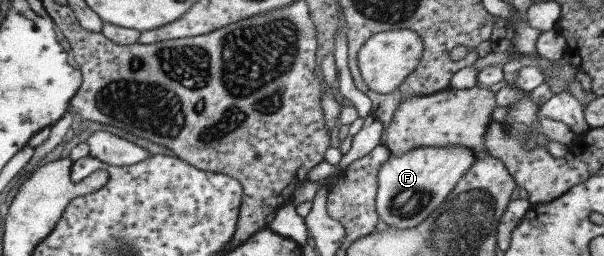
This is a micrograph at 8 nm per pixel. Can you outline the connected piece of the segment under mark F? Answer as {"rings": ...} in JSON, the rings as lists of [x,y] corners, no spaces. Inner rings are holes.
{"rings":[[[422,146],[402,155],[391,154],[379,171],[378,216],[389,227],[410,229],[437,210],[457,182],[475,163],[473,151],[462,146]]]}

